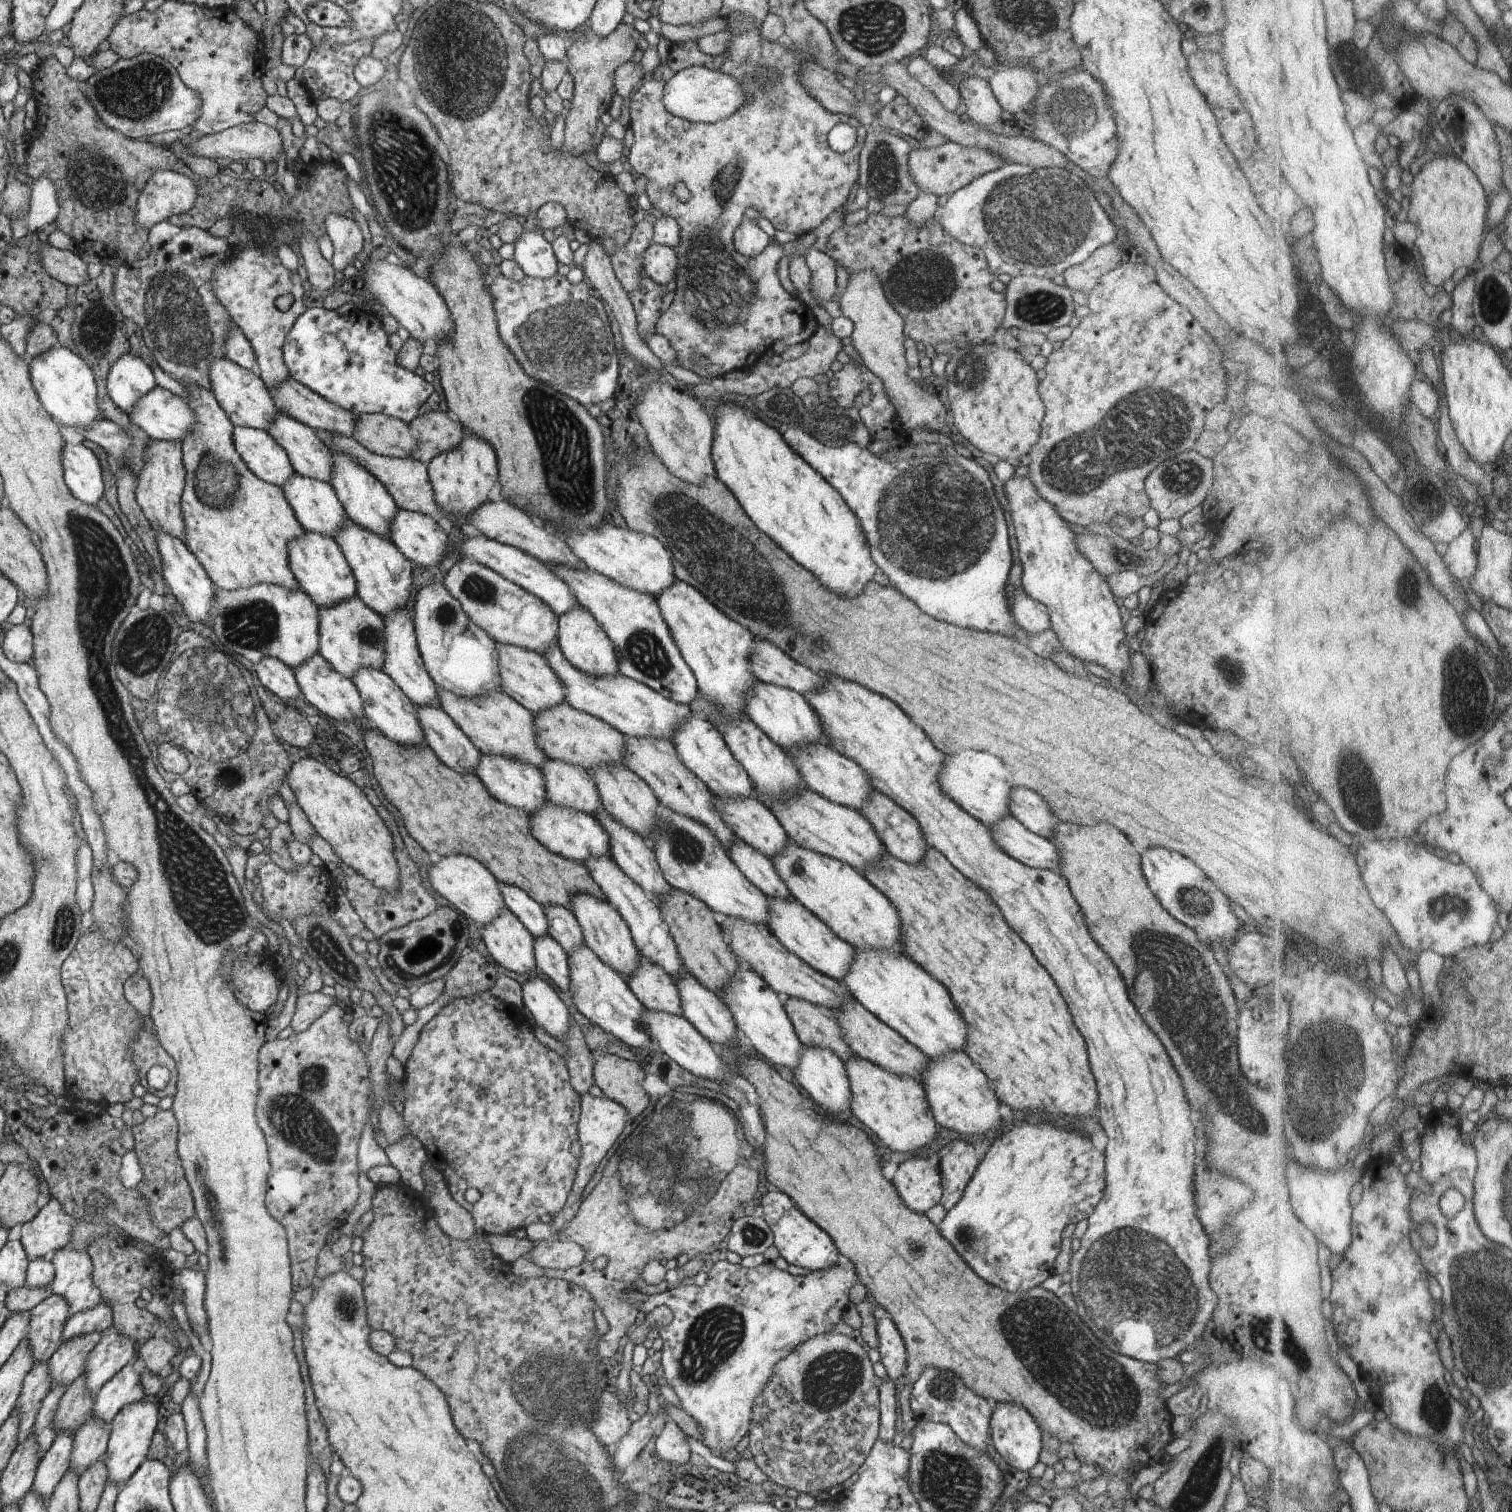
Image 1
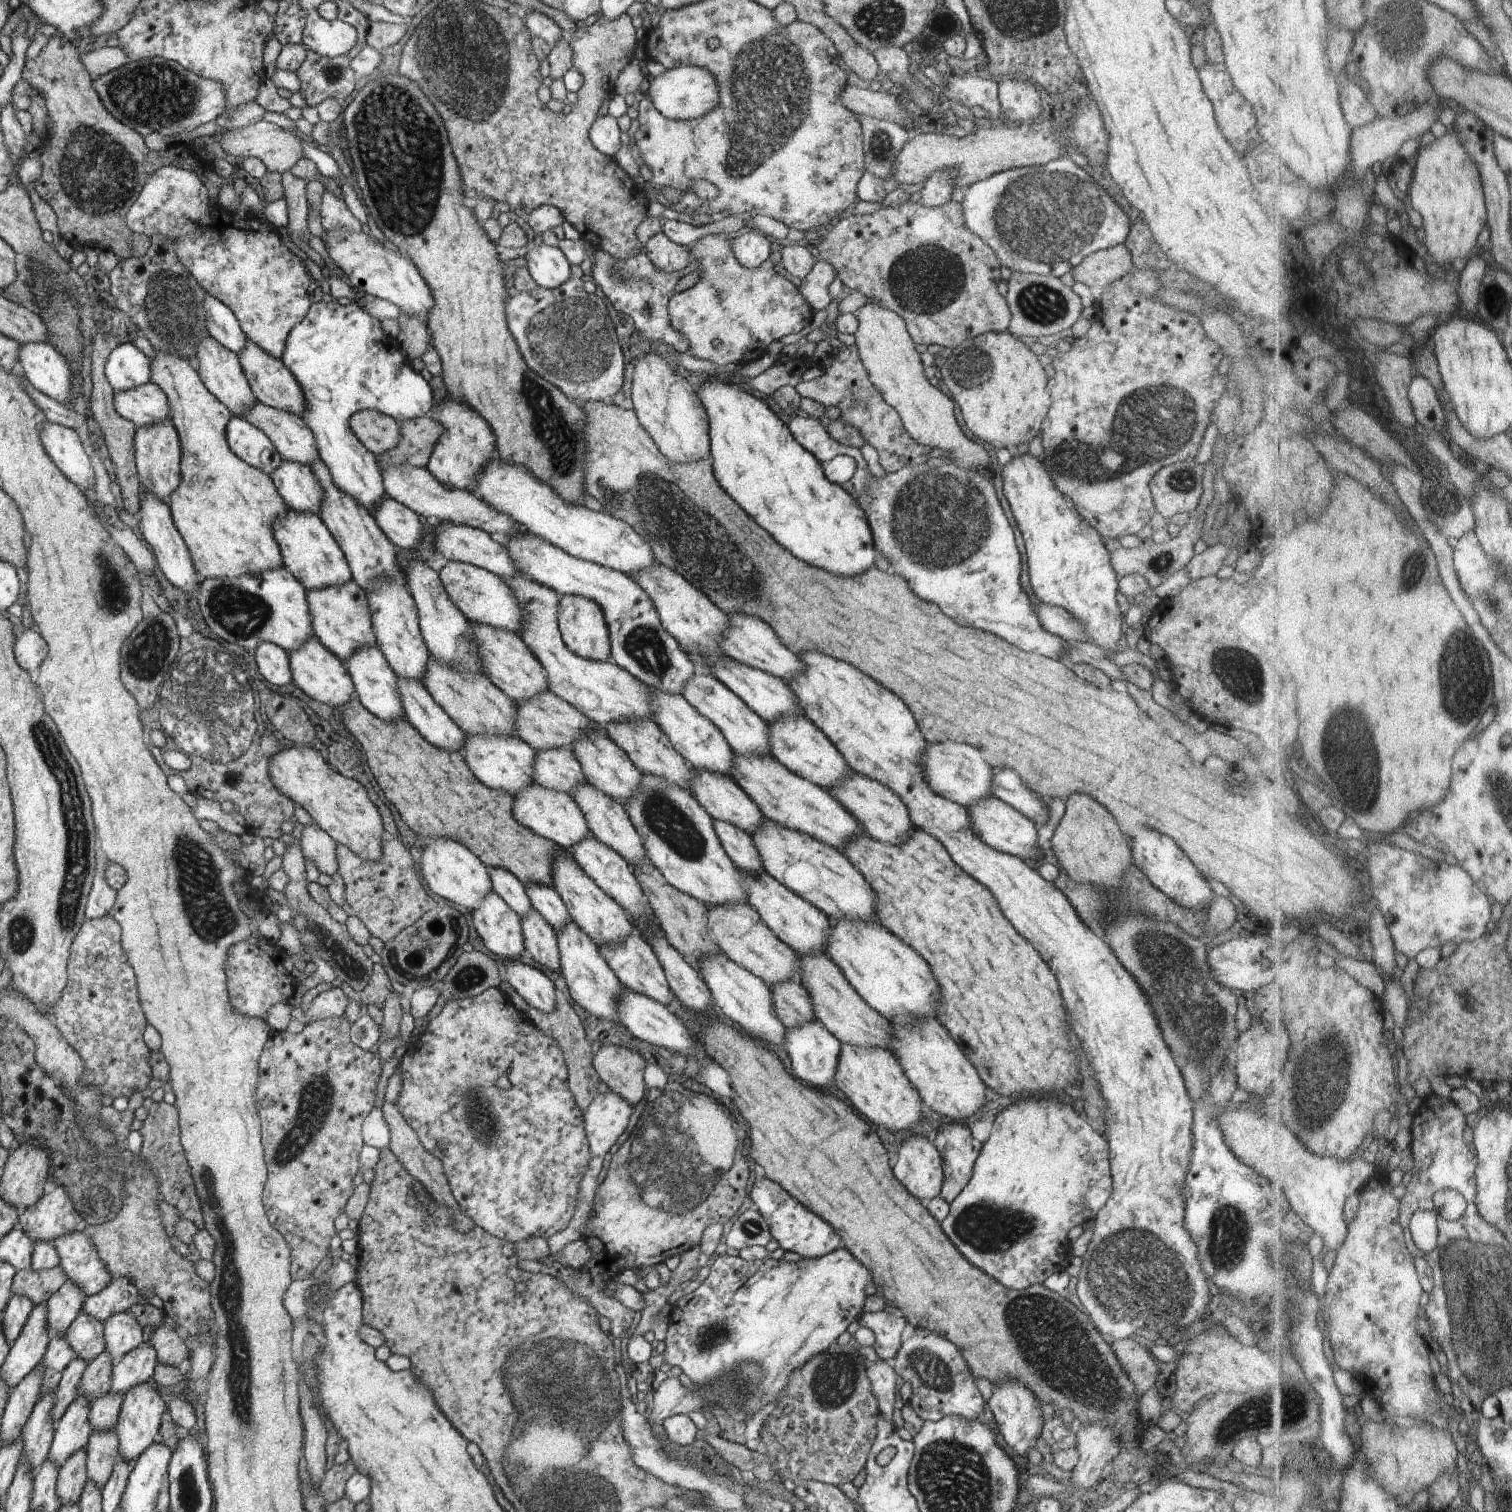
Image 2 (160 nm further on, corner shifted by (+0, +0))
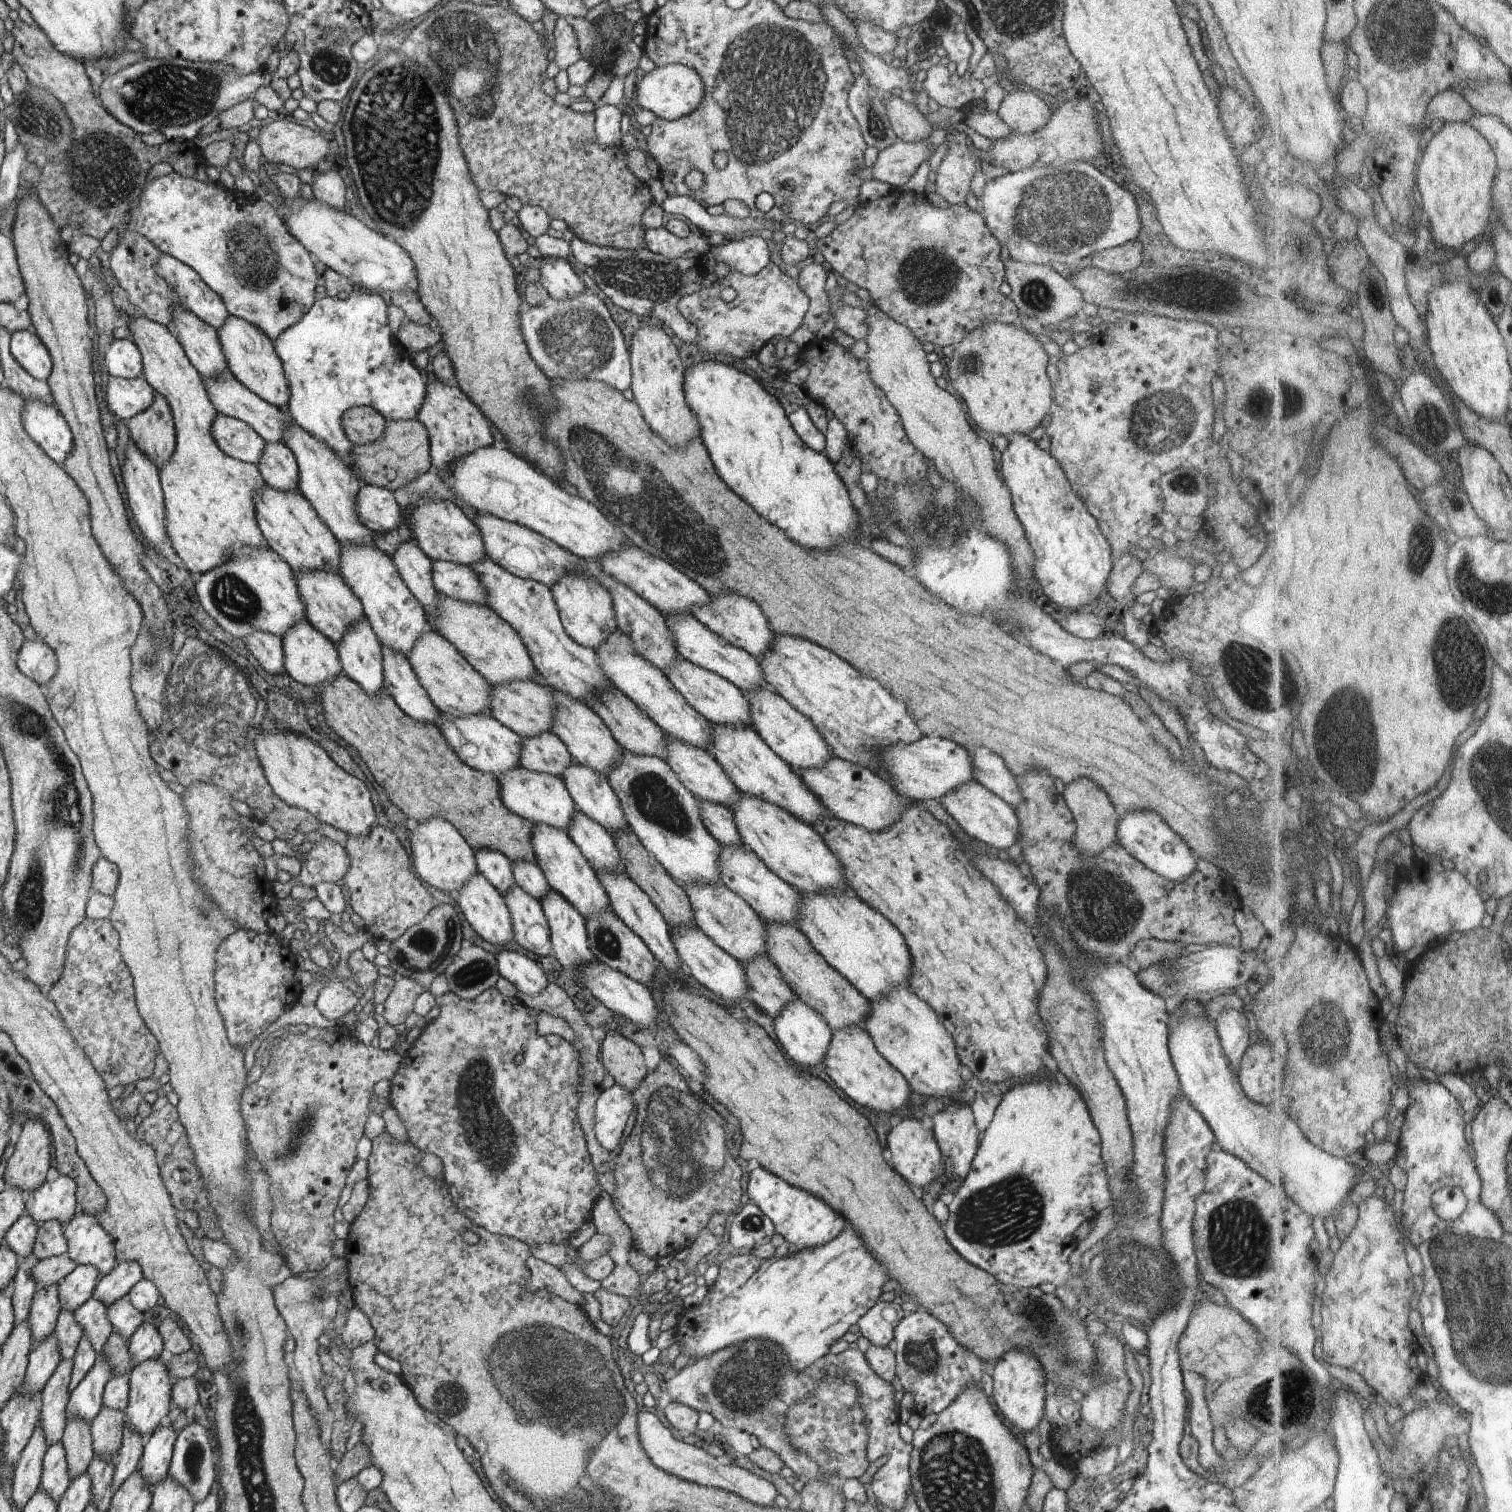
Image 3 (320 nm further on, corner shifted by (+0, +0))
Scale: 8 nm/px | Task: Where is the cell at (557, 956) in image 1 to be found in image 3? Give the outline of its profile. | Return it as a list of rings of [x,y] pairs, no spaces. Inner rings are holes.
[[[516,882],[504,898],[513,922],[513,939],[528,952],[540,956],[553,954],[549,924],[541,902]]]

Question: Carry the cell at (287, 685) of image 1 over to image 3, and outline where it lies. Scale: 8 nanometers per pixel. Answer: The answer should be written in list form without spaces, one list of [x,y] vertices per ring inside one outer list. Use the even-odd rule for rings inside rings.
[[[254,631],[244,638],[246,648],[269,674],[284,674],[284,641],[268,631]]]

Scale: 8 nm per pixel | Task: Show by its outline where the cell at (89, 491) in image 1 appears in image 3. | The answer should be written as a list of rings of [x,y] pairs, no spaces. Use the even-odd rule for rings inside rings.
[[[24,398],[24,421],[26,432],[51,458],[63,466],[64,459],[73,449],[73,434],[66,419],[55,405],[40,399]]]

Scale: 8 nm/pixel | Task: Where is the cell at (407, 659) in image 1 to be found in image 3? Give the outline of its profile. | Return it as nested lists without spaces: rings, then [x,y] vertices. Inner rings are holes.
[[[373,544],[341,545],[339,575],[360,599],[365,618],[371,622],[382,645],[393,651],[402,651],[406,656],[423,635],[433,629],[428,622],[423,604],[412,594],[402,580],[393,558]]]

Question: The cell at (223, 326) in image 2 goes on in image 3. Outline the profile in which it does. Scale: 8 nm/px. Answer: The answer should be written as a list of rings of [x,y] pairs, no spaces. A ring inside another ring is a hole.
[[[162,253],[157,260],[157,271],[158,276],[162,276],[166,284],[174,289],[181,304],[218,332],[230,314],[220,296],[200,275],[191,266],[166,253]]]

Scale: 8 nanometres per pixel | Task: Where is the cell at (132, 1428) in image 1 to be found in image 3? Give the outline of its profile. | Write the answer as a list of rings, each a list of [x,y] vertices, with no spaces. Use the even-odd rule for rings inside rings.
[[[146,1359],[137,1364],[129,1372],[129,1403],[125,1408],[124,1427],[130,1427],[133,1431],[139,1432],[143,1438],[148,1438],[150,1434],[157,1430],[160,1420],[170,1412],[170,1372],[167,1364],[160,1359]]]

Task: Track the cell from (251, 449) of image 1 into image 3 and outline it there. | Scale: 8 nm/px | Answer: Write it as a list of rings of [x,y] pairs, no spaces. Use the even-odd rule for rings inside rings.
[[[218,413],[212,435],[221,449],[235,459],[257,465],[264,454],[265,439],[246,421]]]

